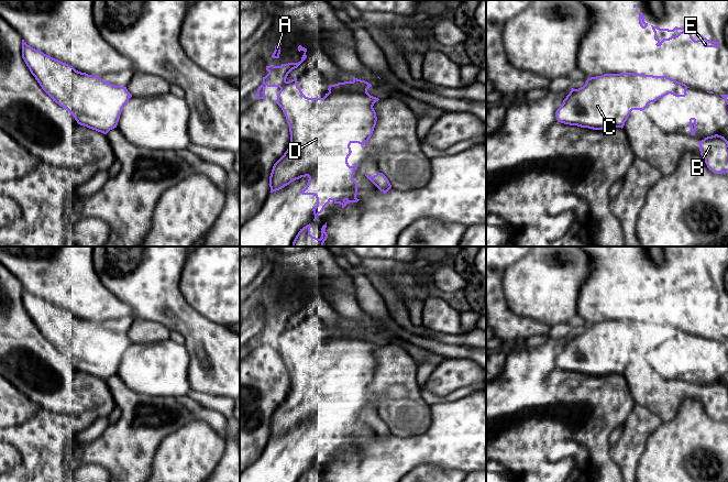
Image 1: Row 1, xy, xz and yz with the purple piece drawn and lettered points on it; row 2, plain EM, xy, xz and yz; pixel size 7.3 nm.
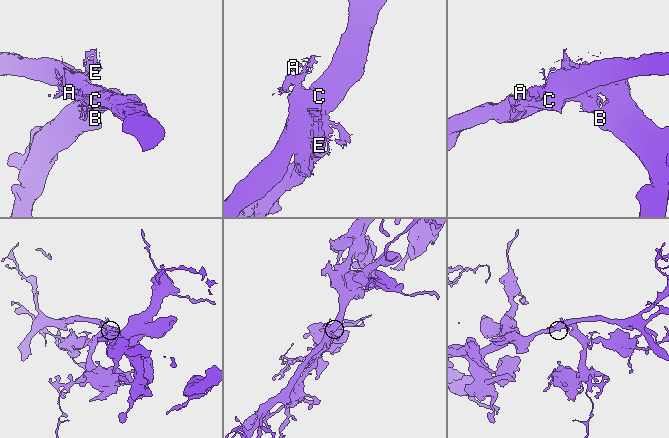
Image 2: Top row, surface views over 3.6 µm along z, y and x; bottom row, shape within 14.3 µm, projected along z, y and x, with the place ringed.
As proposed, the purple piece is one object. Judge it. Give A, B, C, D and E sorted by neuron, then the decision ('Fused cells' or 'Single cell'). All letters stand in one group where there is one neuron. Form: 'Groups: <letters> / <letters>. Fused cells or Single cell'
Groups: A B C D E. Single cell

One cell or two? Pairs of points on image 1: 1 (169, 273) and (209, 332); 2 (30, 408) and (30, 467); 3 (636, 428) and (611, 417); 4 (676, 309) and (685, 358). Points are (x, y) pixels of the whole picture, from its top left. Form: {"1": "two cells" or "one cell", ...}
{"1": "one cell", "2": "two cells", "3": "two cells", "4": "two cells"}

